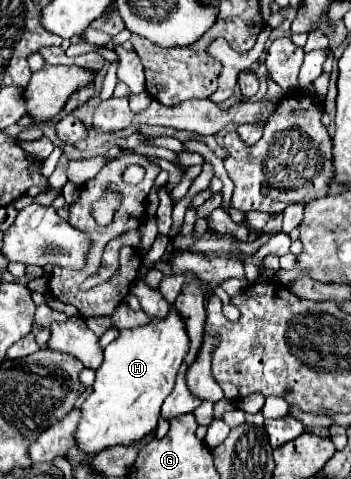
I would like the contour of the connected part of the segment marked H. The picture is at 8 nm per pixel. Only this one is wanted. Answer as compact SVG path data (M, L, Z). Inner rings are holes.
M176 310L168 318L152 318L148 326L120 330L120 336L104 348L104 362L96 370L92 394L80 406L80 422L74 432L76 448L96 456L112 446L130 446L152 432L164 398L172 392L176 372L188 352L188 334Z

